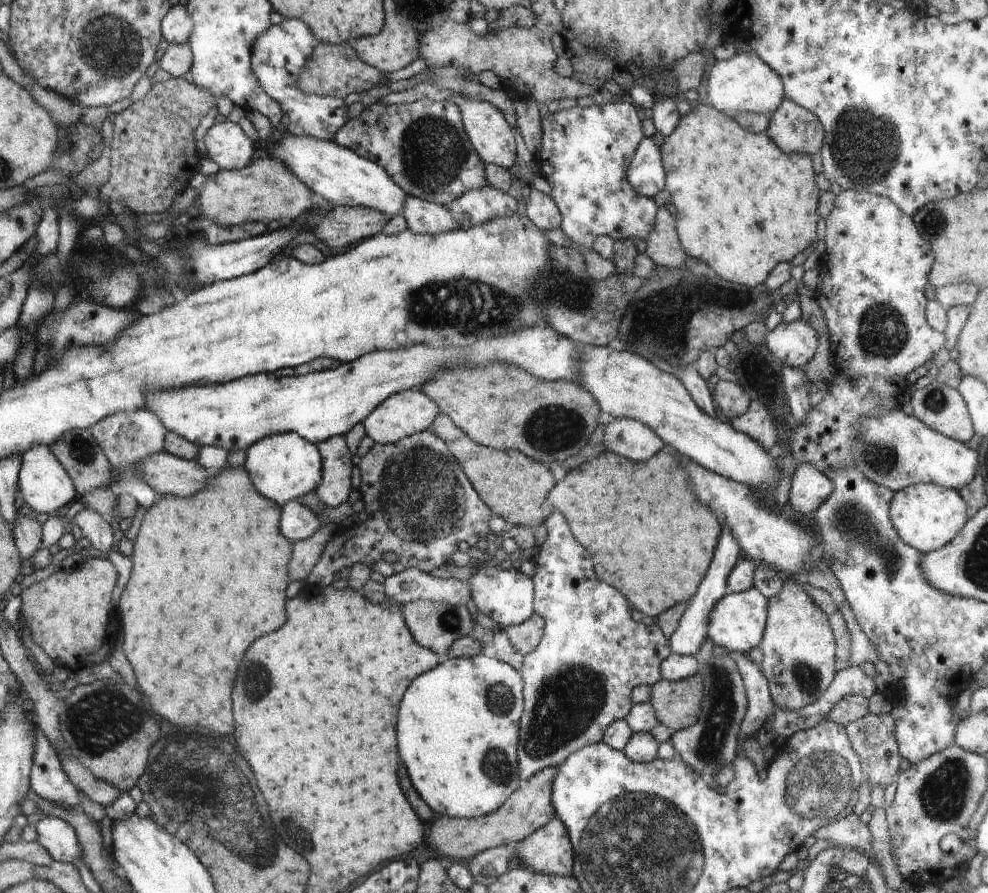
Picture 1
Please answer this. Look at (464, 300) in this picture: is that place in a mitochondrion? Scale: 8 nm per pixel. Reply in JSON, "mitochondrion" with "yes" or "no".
{"mitochondrion":"yes"}

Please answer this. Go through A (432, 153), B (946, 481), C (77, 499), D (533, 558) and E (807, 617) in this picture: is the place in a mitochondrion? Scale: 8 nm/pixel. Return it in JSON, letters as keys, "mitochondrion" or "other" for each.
{"A":"mitochondrion","B":"other","C":"other","D":"other","E":"other"}

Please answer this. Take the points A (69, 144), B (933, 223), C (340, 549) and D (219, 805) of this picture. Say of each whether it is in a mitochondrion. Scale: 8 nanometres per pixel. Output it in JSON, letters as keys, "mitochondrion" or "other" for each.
{"A":"other","B":"mitochondrion","C":"other","D":"mitochondrion"}

